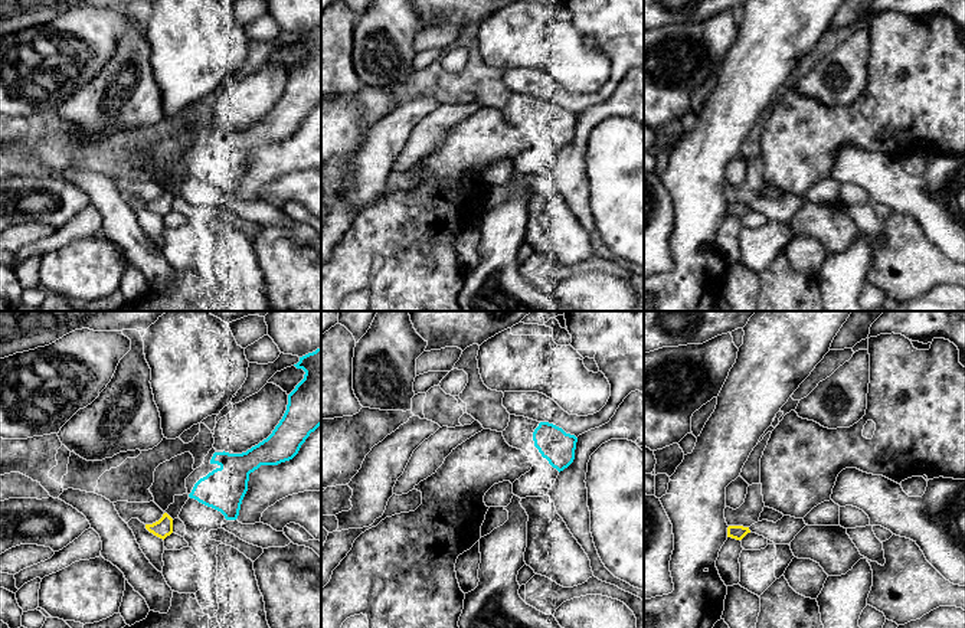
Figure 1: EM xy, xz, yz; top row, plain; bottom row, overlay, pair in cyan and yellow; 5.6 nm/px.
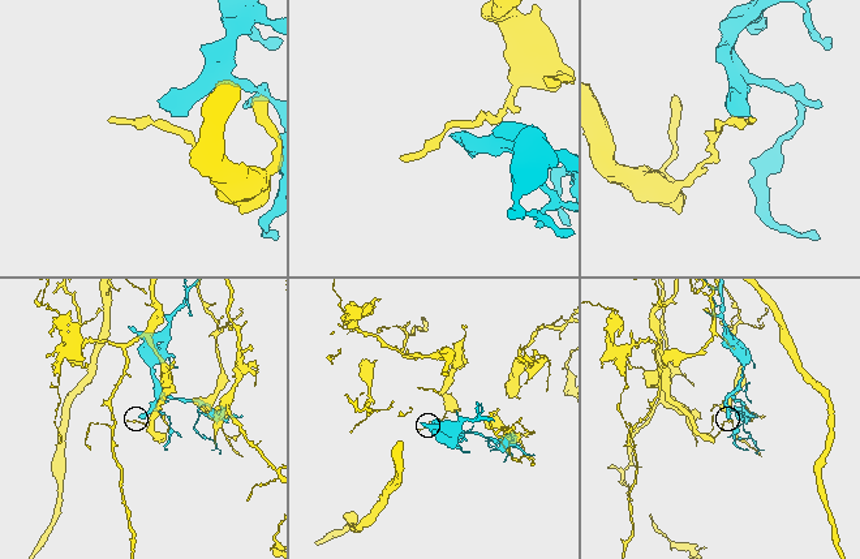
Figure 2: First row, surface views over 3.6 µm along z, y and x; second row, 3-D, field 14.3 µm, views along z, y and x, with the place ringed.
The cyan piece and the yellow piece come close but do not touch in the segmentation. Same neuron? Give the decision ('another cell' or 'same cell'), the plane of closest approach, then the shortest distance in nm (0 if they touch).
another cell | xy | 160 nm

